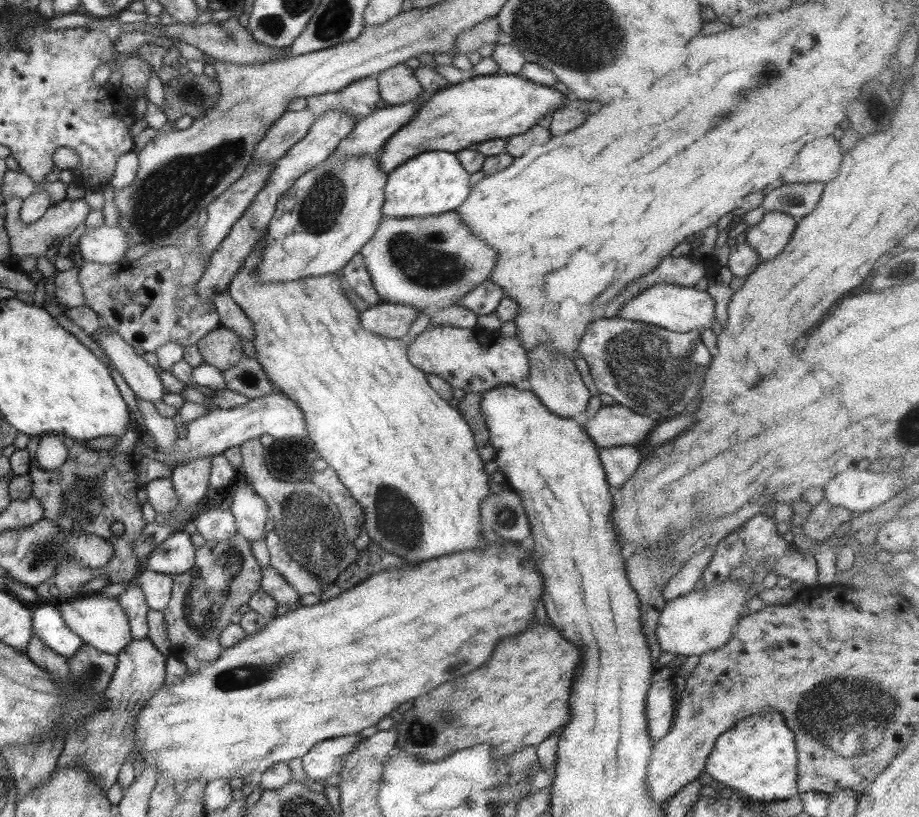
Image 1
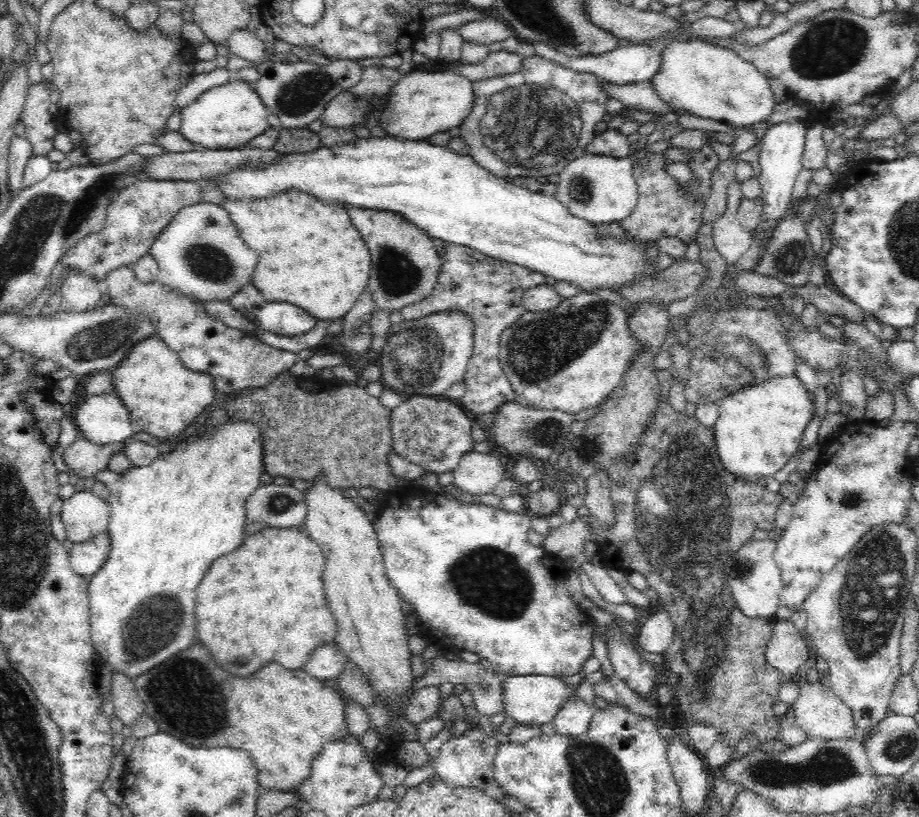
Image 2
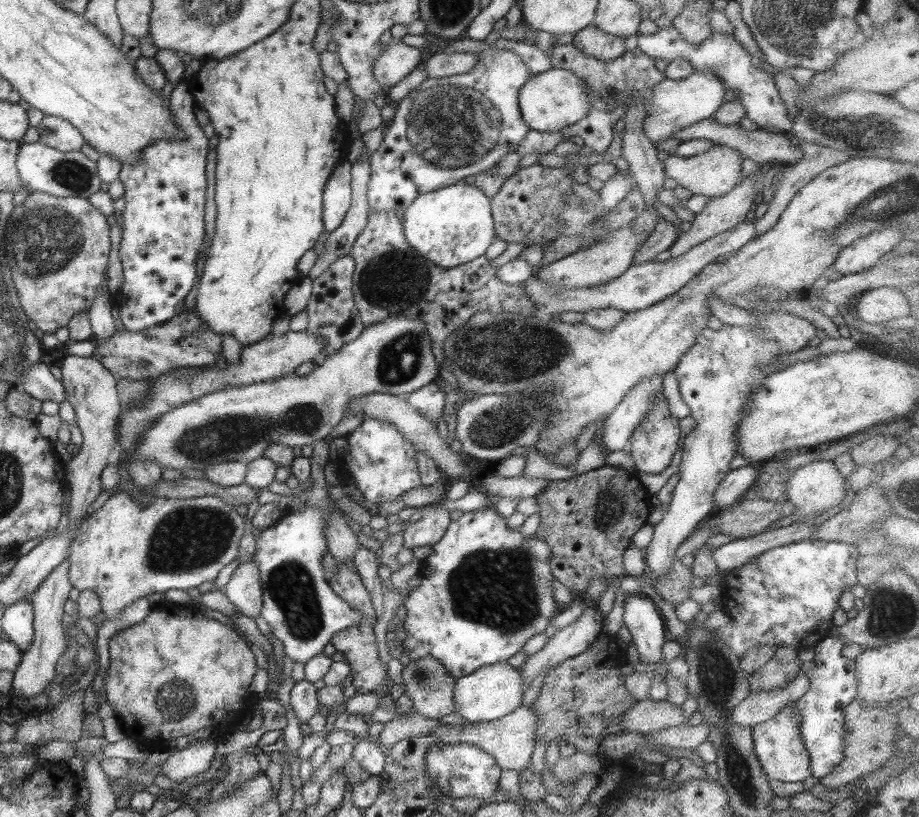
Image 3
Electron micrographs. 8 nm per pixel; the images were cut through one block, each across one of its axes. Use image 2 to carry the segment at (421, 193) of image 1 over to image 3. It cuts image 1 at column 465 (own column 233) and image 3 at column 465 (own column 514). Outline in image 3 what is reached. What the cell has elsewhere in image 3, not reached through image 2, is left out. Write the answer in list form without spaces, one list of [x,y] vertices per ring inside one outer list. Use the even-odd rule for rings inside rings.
[[[461,182],[441,186],[437,190],[416,196],[415,200],[407,208],[404,208],[402,227],[407,244],[415,249],[419,256],[444,269],[453,268],[471,262],[479,256],[484,256],[483,254],[494,236],[490,199],[486,194],[483,194],[482,190]]]

